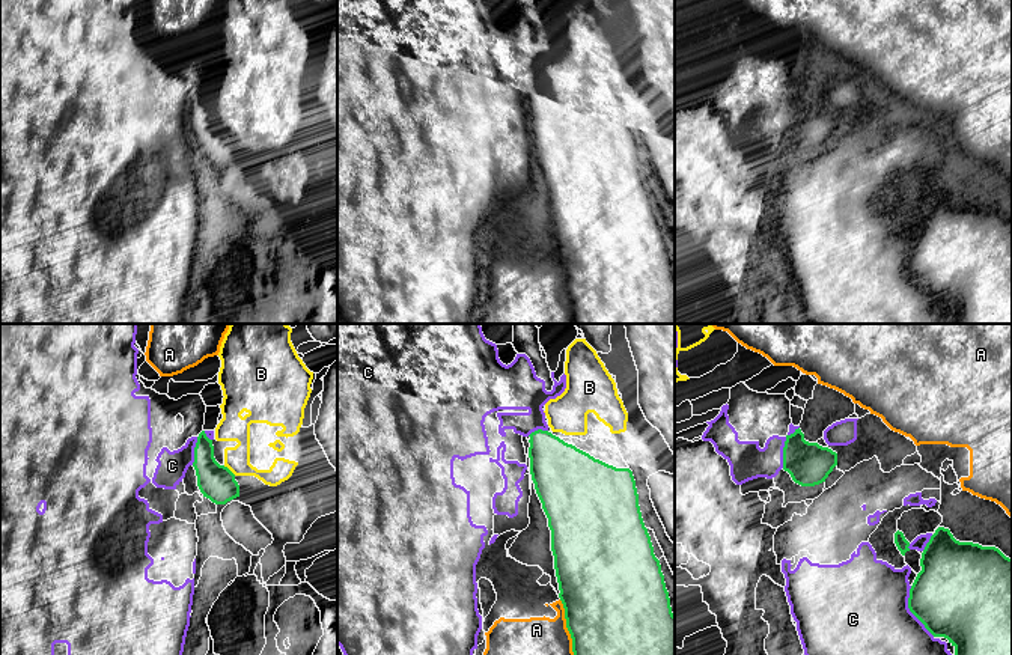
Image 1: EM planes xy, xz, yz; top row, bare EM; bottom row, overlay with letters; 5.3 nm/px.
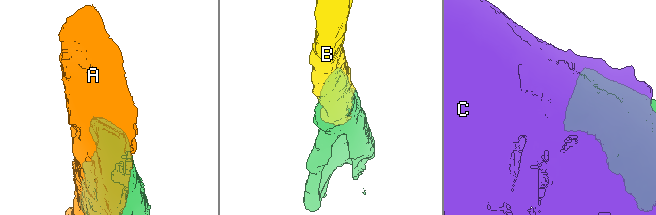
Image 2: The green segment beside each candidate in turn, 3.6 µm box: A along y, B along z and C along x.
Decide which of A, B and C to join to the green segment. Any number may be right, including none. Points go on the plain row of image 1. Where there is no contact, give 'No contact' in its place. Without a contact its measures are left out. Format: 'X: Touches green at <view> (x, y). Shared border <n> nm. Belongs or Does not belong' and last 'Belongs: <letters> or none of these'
A: Touches green at xz (568, 292). Shared border 340 nm. Does not belong
B: Touches green at xy (228, 131). Shared border 90 nm. Belongs
C: Touches green at yz (910, 273). Shared border 300 nm. Does not belong
Belongs: B

